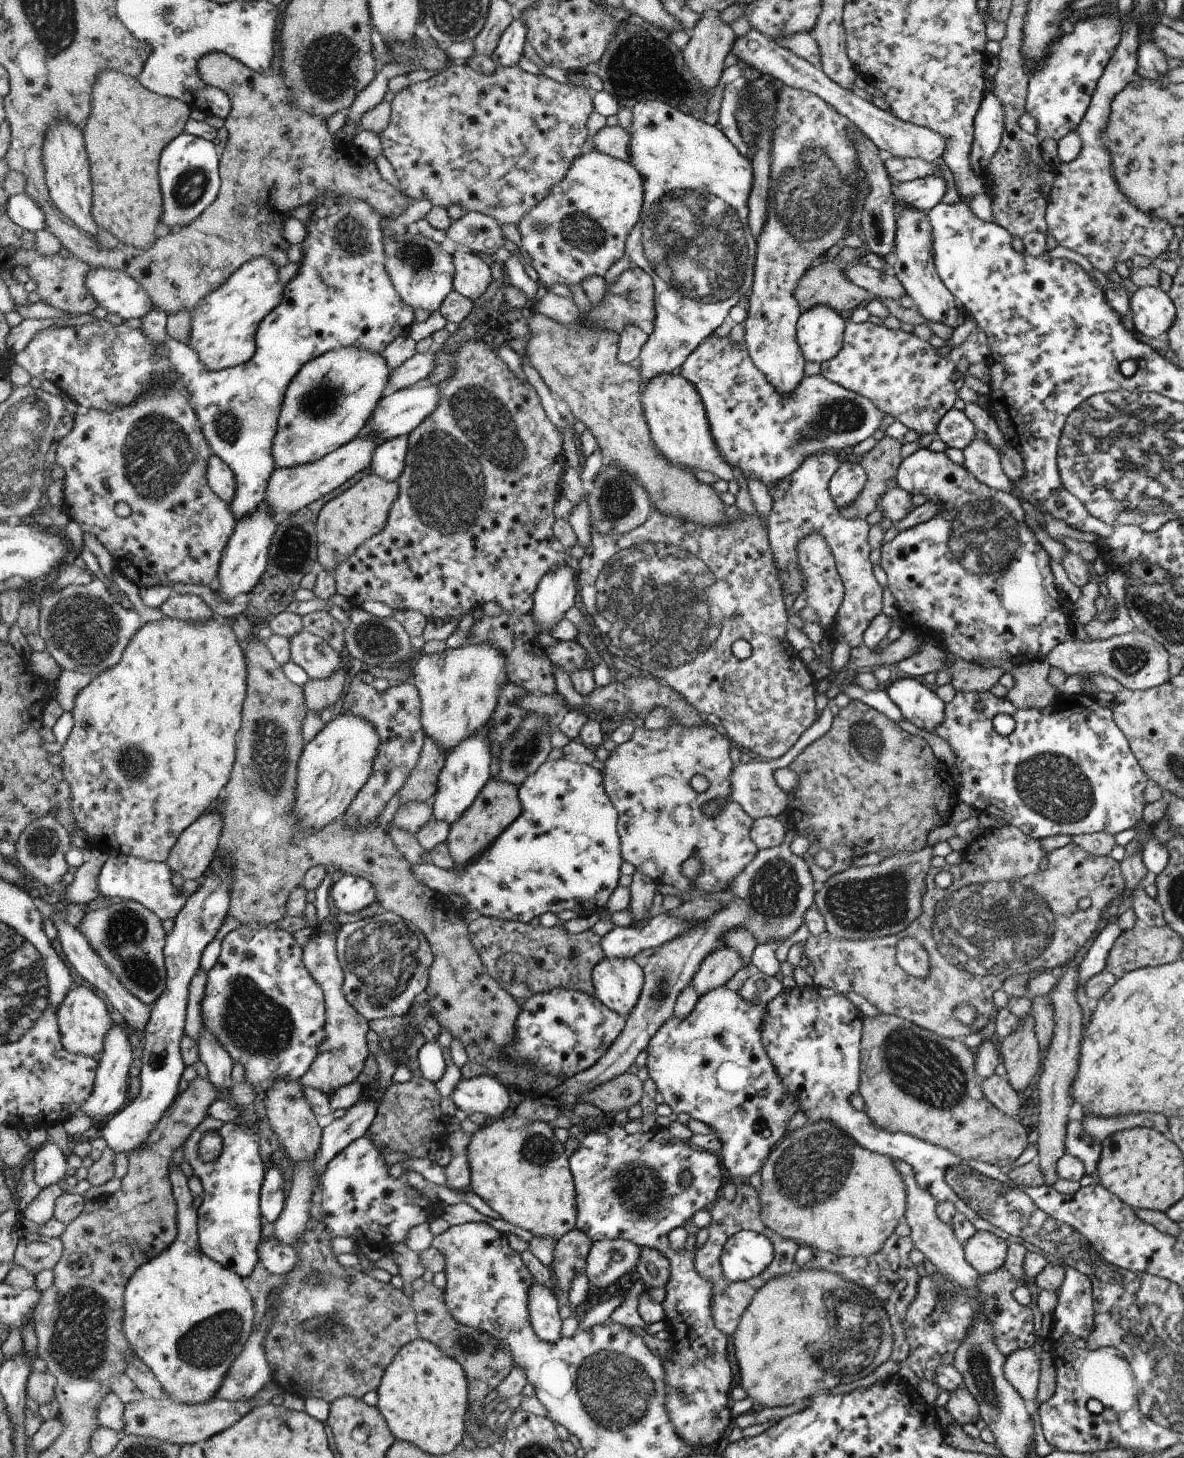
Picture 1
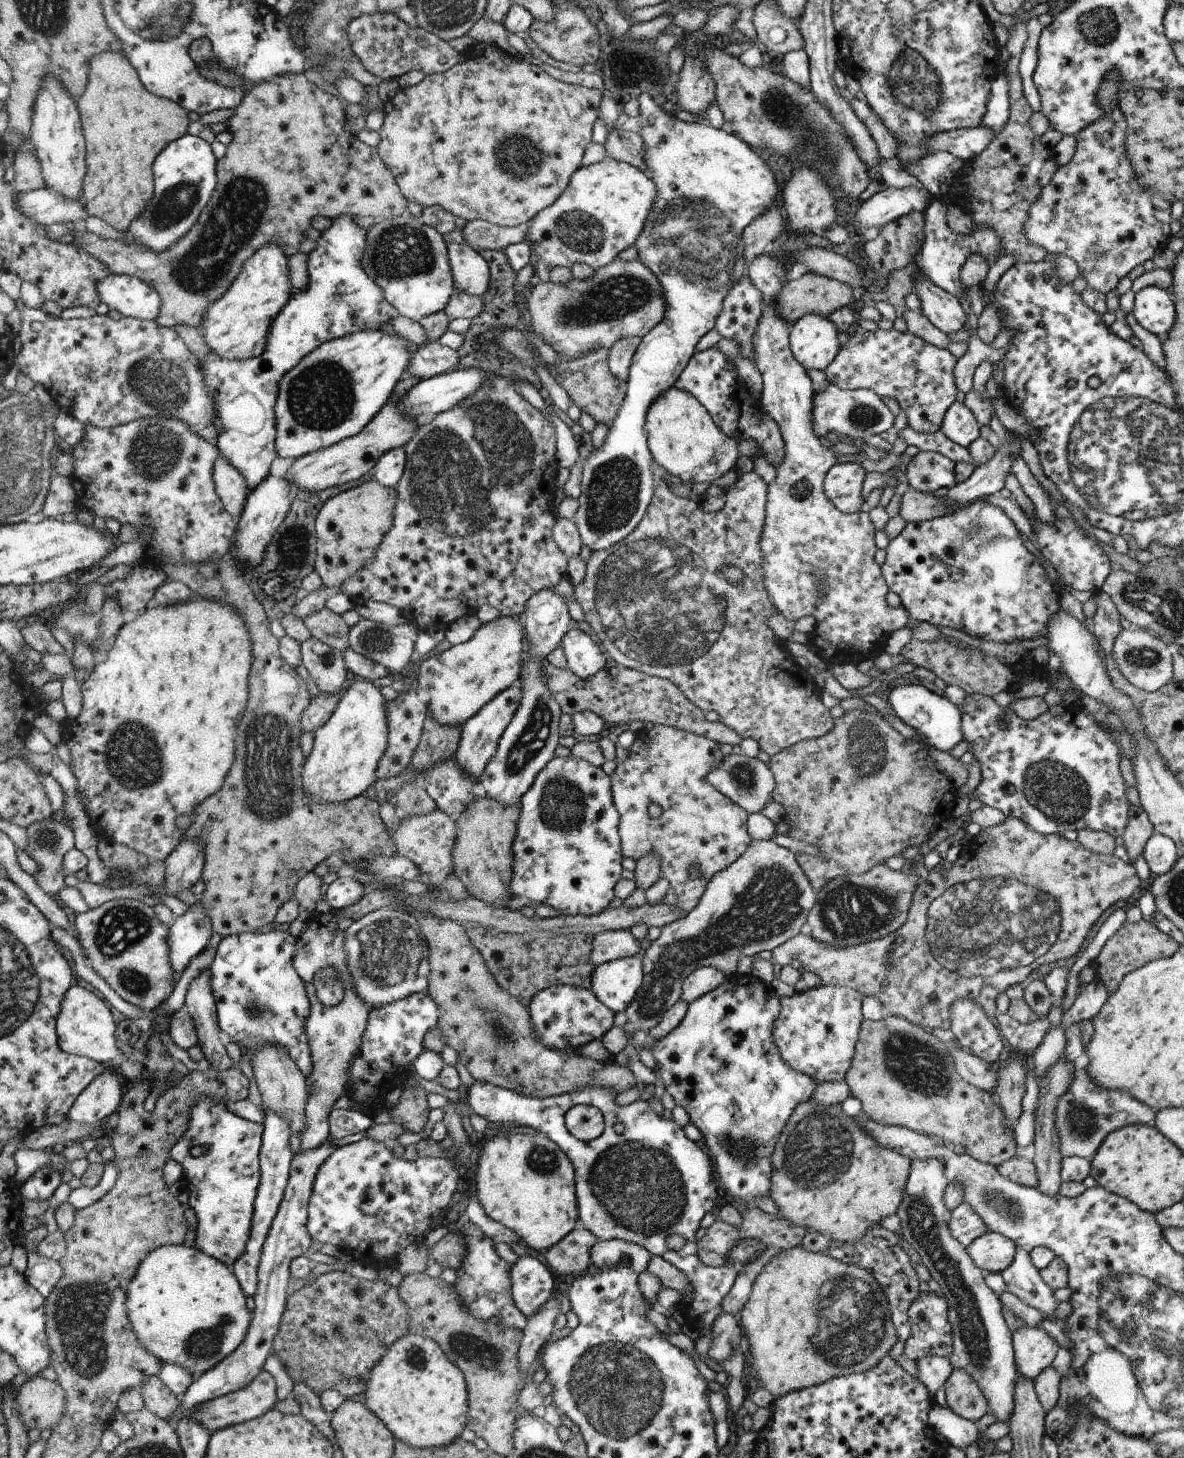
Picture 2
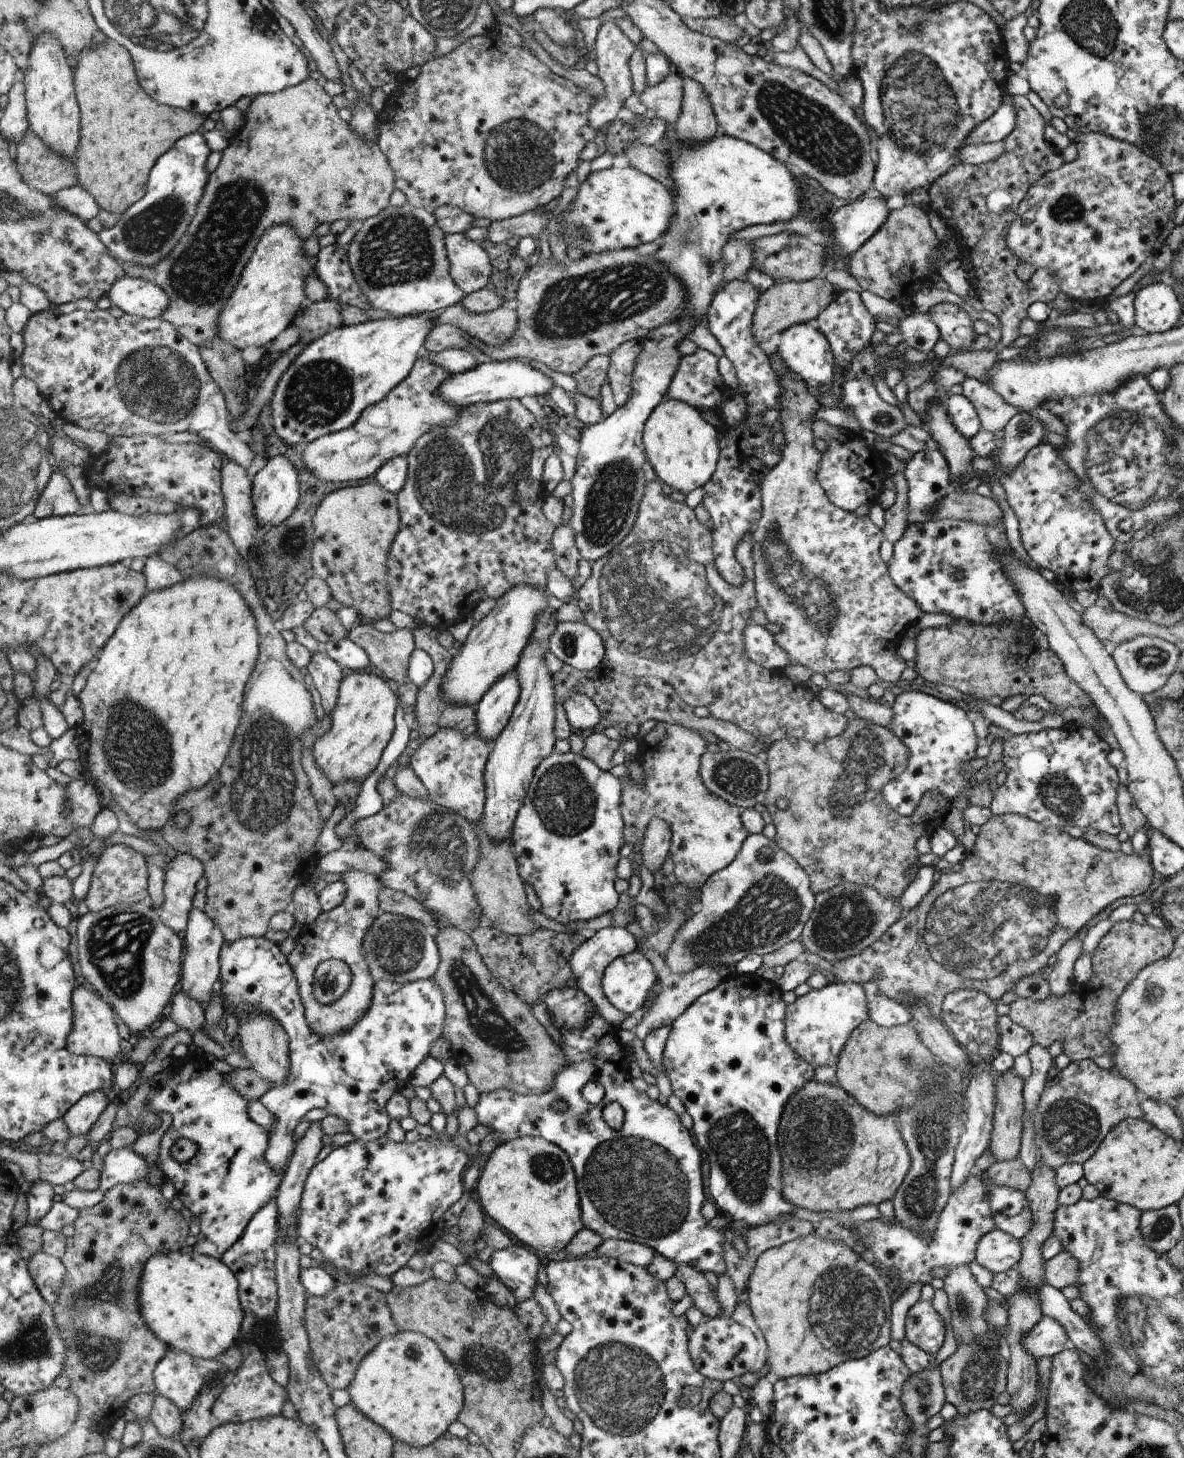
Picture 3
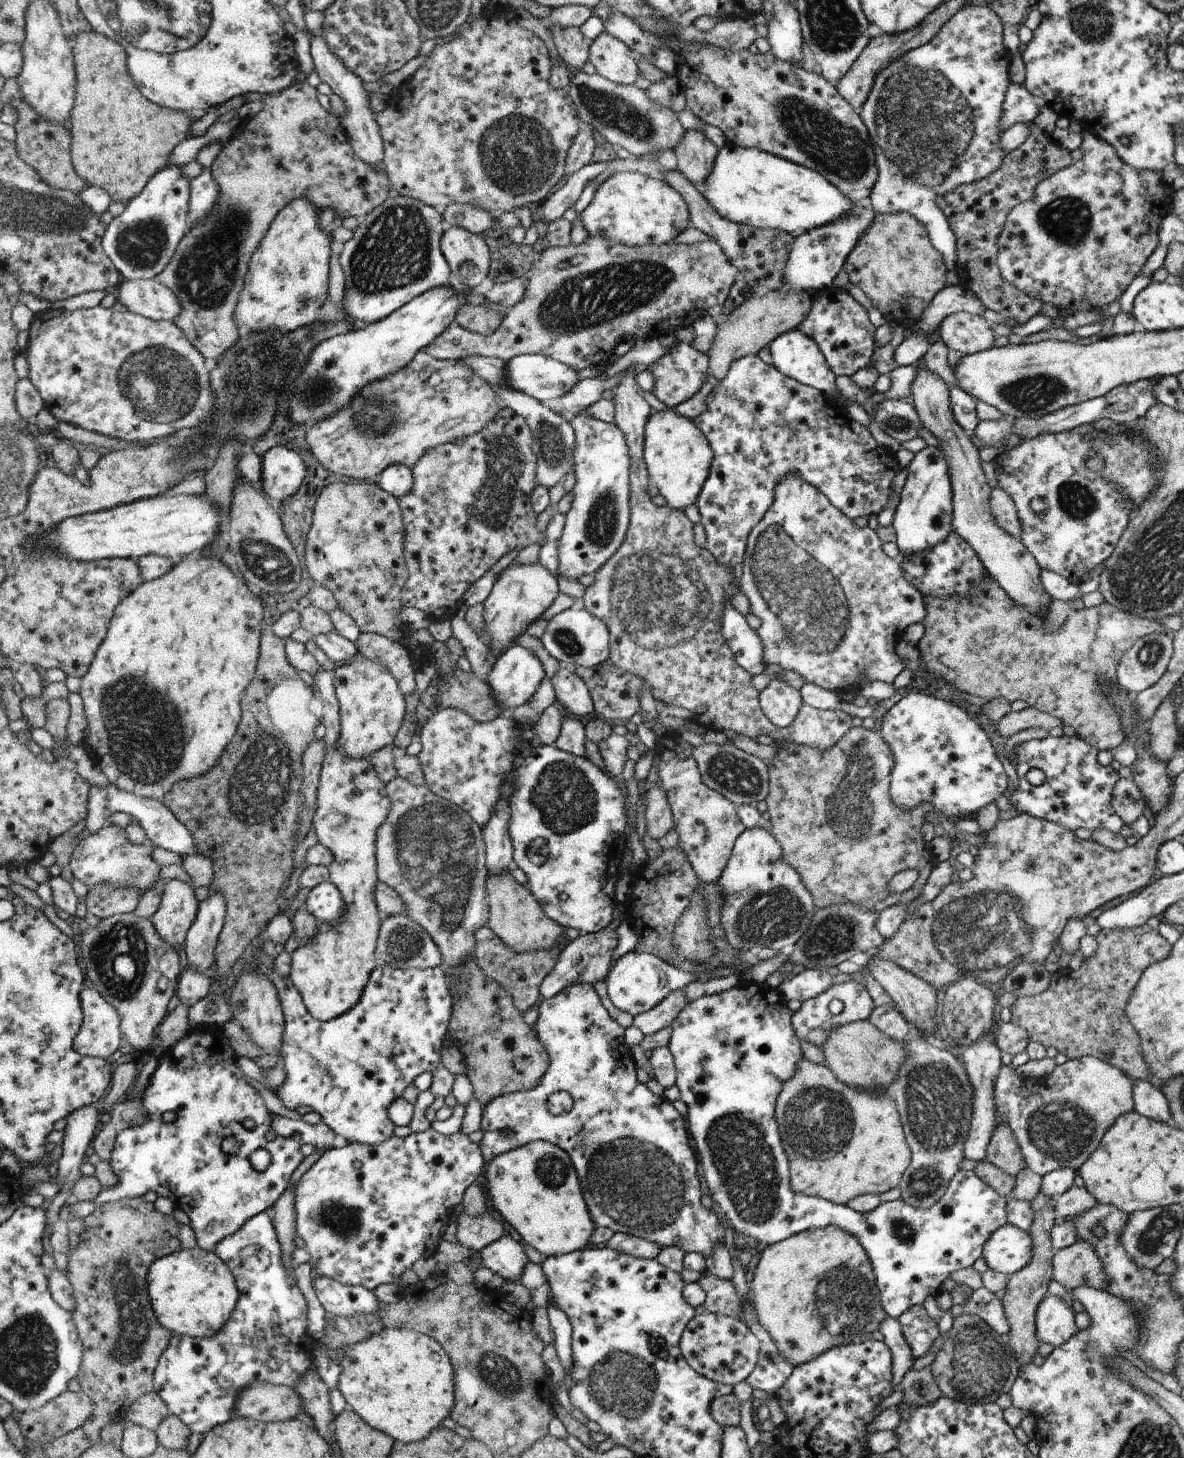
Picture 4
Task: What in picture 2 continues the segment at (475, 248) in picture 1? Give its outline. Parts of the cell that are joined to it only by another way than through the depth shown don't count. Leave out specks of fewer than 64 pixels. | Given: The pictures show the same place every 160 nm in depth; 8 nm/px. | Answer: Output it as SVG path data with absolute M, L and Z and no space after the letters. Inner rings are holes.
M484 219L468 221L461 230L464 243L474 244L478 251L490 249L502 251L510 244L526 240L528 225L522 223L515 227L501 227Z

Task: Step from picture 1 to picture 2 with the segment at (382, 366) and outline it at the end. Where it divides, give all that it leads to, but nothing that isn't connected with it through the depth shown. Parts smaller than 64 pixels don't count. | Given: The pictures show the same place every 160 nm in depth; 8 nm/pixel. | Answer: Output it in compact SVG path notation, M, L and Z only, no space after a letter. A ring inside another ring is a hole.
M360 331L331 340L300 360L282 384L282 400L277 400L278 458L300 458L332 447L342 439L358 435L385 406L398 382L404 378L410 358L408 342L400 335L377 331Z

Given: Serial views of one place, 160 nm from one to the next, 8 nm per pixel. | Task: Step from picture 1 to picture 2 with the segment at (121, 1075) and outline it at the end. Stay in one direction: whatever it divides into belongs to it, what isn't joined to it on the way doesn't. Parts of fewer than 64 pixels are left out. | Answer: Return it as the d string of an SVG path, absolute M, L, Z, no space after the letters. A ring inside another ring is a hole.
M116 1067L110 1071L101 1072L85 1088L69 1111L68 1119L70 1121L83 1125L94 1125L94 1122L108 1118L118 1108L120 1098L123 1098L122 1084L114 1071L116 1071Z

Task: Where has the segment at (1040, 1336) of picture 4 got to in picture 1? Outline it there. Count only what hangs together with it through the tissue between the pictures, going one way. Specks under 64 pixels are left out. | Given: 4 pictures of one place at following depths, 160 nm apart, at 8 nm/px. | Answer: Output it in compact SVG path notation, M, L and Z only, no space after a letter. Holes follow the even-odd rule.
M1032 1349L1010 1353L1004 1363L1004 1374L1026 1404L1036 1401L1041 1375L1039 1354Z

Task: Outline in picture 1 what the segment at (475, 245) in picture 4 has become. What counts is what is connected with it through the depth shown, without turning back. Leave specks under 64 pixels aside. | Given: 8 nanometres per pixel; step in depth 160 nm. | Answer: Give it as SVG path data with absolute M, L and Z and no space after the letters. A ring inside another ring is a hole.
M459 248L453 255L456 265L454 291L475 301L486 292L491 283L491 268L484 259L469 250Z

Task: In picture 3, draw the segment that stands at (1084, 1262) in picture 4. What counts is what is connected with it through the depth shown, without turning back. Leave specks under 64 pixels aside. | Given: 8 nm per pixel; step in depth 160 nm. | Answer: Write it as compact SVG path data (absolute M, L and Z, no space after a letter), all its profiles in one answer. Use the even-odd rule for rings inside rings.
M1066 1251L1047 1260L1044 1265L1045 1282L1052 1285L1055 1289L1062 1290L1077 1284L1078 1280L1078 1261Z

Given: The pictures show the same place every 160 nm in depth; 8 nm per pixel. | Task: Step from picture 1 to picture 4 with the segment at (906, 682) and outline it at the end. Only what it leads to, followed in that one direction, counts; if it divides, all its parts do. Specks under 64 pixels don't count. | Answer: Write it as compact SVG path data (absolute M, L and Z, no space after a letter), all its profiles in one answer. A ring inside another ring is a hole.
M910 693L888 710L880 732L895 756L891 800L904 810L931 802L949 820L971 818L1012 787L1004 766L976 718L935 693Z

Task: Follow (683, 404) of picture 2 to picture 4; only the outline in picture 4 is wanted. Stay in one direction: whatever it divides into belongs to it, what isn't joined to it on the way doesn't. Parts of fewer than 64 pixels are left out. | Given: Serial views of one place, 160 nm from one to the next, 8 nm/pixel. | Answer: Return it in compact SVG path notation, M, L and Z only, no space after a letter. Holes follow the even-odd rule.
M674 409L653 411L649 416L645 430L645 463L649 466L650 480L666 498L666 506L683 511L695 502L711 471L713 458L714 451L708 439L691 418L676 413Z

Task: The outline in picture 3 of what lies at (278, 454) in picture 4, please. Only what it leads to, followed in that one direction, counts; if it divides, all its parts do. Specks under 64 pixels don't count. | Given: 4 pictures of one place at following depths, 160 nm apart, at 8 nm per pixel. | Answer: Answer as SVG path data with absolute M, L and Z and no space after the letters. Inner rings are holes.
M282 455L268 458L267 464L257 473L253 481L253 513L257 518L257 523L260 528L270 526L270 524L272 527L275 527L280 523L284 523L295 511L298 496L301 496L298 494L296 472L294 472L294 468L286 462L286 459L287 458Z

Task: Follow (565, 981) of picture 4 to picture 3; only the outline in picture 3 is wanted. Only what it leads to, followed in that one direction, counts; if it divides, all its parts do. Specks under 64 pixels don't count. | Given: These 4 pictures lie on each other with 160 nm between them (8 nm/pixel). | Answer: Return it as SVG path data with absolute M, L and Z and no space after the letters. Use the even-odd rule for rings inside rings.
M608 927L596 931L594 936L582 943L580 947L574 952L571 957L571 971L574 972L575 980L578 983L578 988L583 989L584 992L591 998L594 1005L597 1007L597 1012L600 1014L608 1024L620 1028L620 1024L628 1018L628 1015L610 1004L606 998L602 987L600 987L600 980L602 978L604 969L616 958L627 955L632 951L637 950L637 938L628 932L624 927Z

